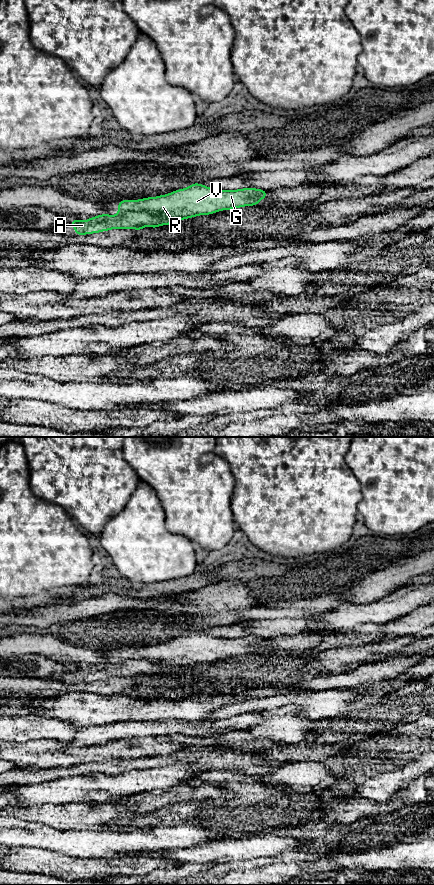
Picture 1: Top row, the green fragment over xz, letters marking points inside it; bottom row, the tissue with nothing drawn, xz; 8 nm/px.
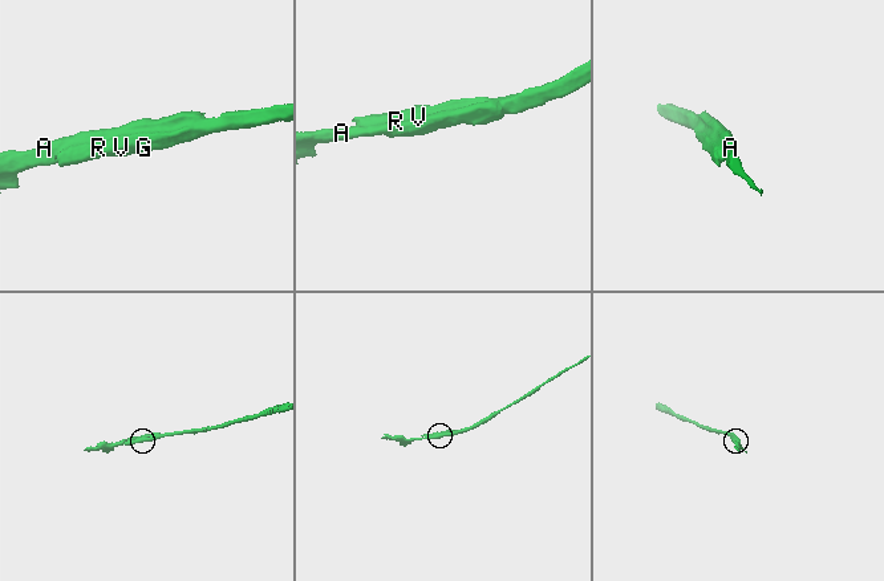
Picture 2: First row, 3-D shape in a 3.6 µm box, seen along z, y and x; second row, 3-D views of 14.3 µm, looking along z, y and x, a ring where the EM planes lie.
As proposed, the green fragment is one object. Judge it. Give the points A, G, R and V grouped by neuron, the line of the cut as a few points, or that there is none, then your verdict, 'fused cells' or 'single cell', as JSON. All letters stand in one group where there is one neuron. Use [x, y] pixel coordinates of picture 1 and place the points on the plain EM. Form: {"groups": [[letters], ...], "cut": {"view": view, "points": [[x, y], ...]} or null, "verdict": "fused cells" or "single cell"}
{"groups": [["A"], ["G", "R", "V"]], "cut": {"view": "xz", "points": [[118, 662], [144, 659], [182, 667]]}, "verdict": "fused cells"}

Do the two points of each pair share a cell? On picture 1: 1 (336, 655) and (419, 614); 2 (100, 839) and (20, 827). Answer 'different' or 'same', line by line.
1: different
2: same

